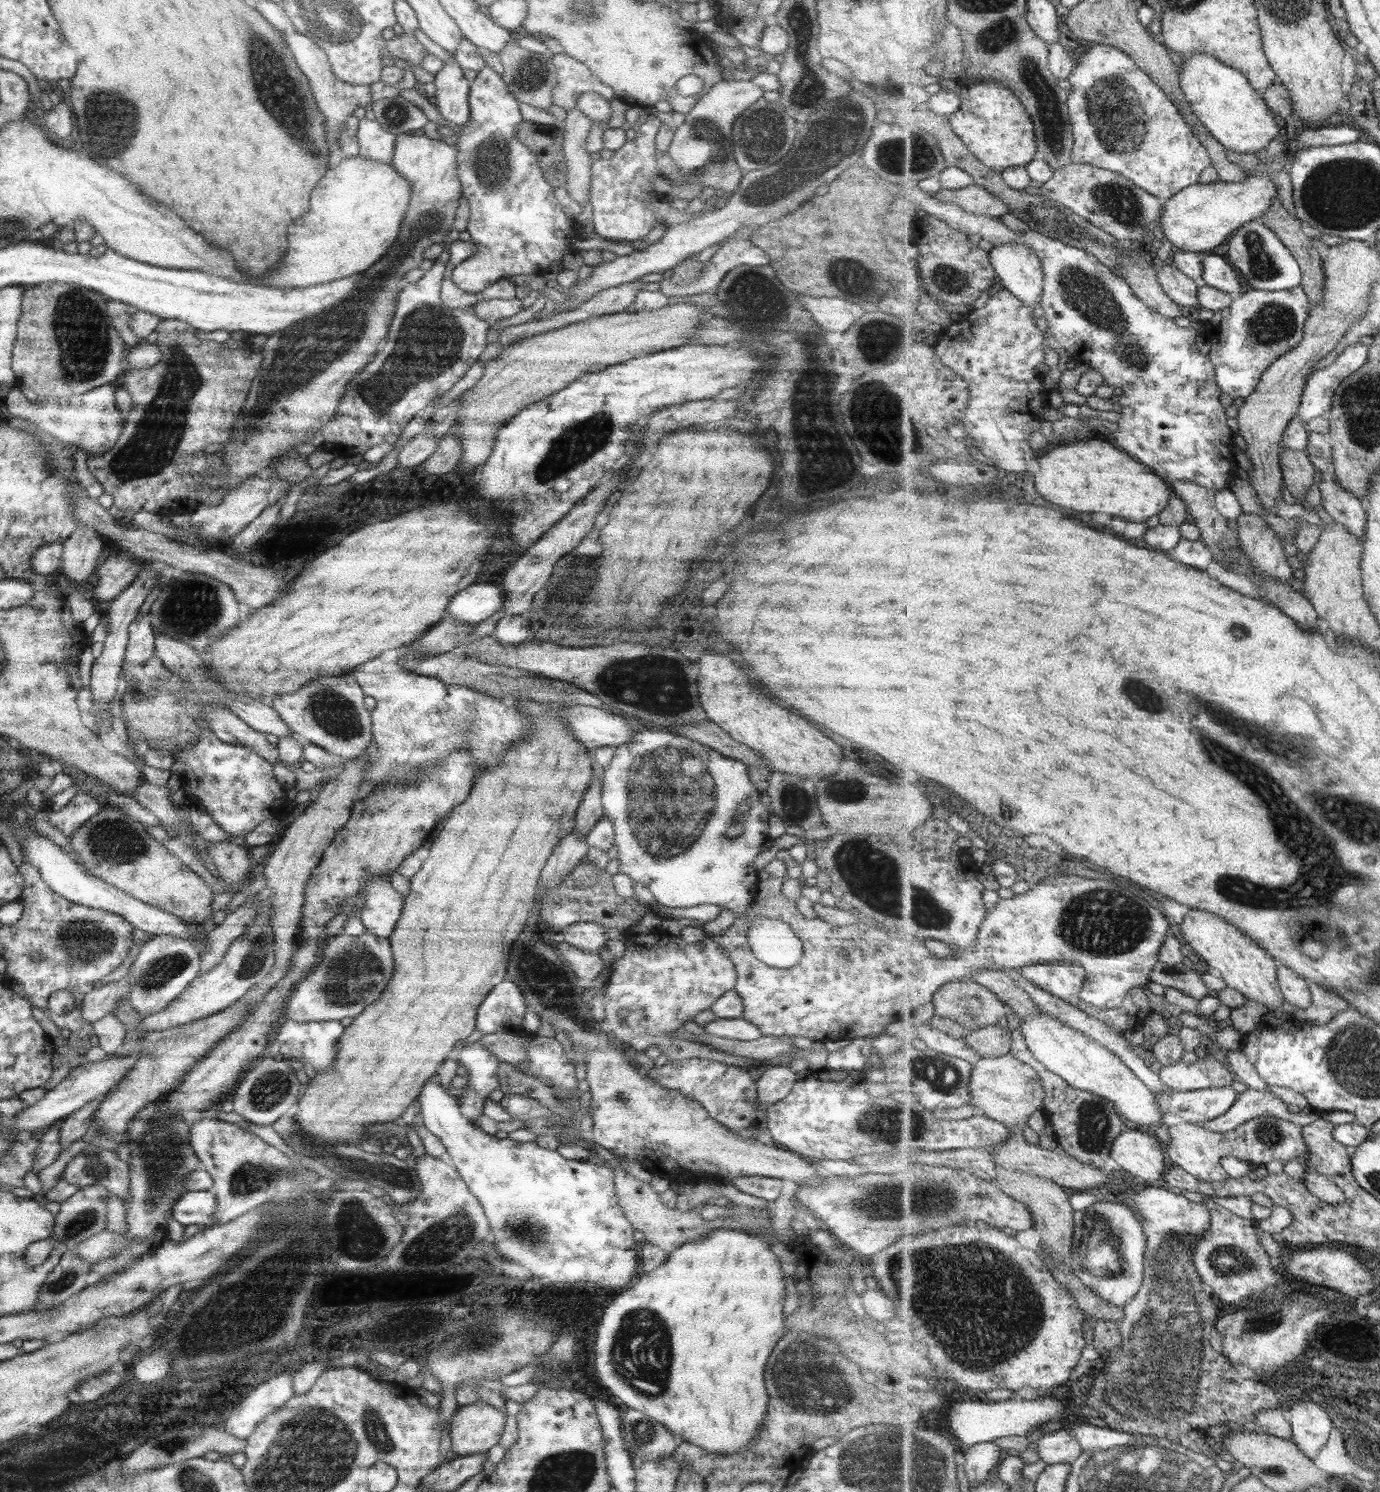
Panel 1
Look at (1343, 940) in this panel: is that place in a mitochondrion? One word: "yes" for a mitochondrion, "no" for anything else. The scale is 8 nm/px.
yes

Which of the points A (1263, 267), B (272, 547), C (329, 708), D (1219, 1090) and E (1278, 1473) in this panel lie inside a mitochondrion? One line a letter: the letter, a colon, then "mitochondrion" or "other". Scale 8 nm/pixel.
A: mitochondrion
B: other
C: mitochondrion
D: other
E: mitochondrion

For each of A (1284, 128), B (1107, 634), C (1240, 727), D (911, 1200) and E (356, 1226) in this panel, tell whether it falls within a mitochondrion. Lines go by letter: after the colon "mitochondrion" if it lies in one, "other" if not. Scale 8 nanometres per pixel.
A: other
B: other
C: mitochondrion
D: mitochondrion
E: mitochondrion

